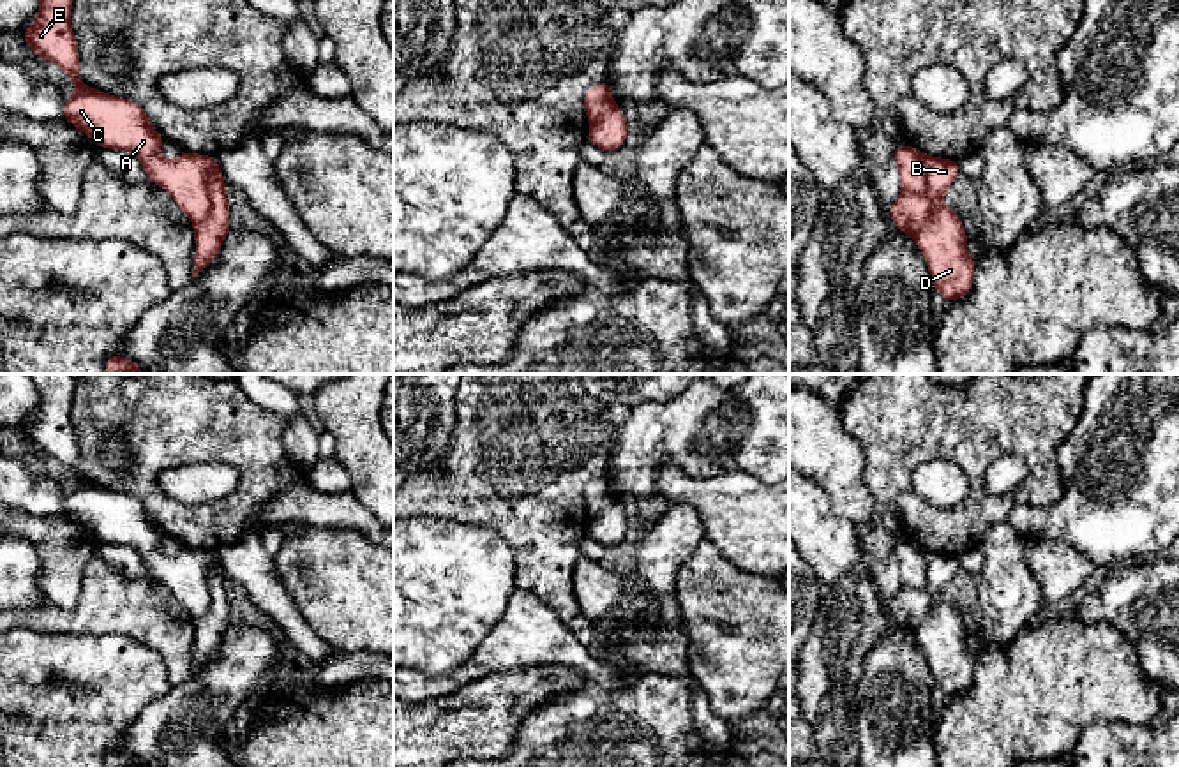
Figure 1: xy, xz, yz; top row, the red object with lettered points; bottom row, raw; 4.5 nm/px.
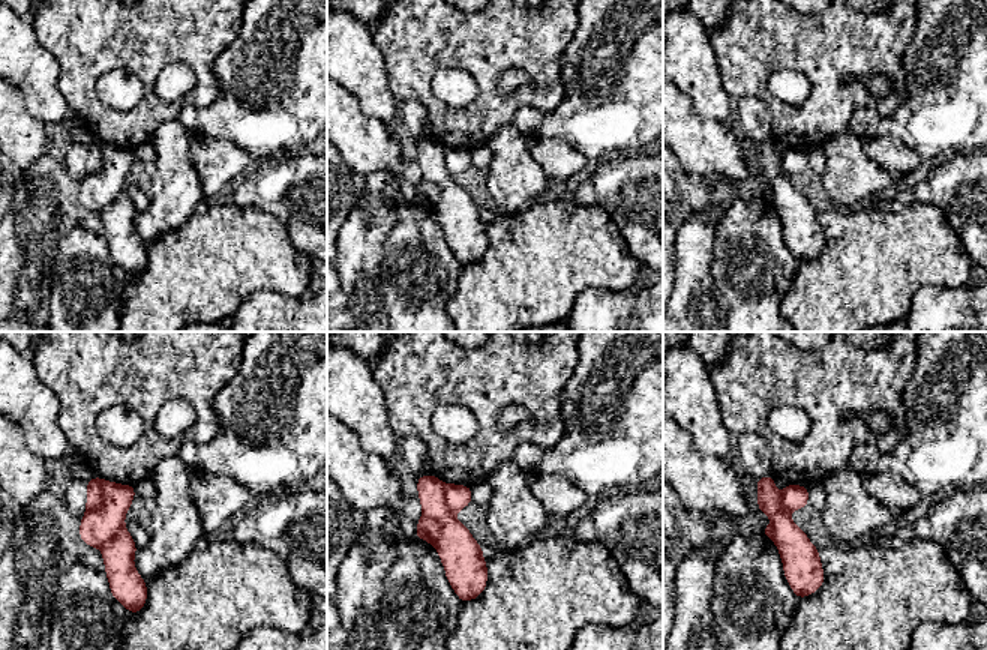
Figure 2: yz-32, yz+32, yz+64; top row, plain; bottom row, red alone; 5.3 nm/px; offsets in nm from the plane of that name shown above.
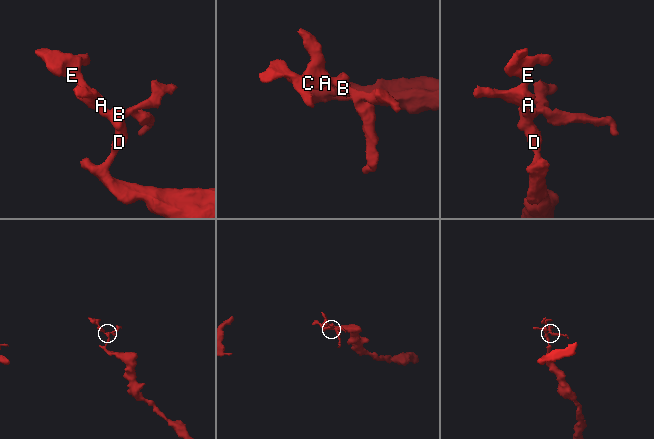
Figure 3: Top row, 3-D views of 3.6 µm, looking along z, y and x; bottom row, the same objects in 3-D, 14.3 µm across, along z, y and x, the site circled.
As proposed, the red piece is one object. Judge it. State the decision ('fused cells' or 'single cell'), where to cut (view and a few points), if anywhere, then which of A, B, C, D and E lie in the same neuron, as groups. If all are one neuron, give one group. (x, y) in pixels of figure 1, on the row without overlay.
fused cells | xy (217, 559), (210, 565), (210, 609), (195, 621) | A B C E / D

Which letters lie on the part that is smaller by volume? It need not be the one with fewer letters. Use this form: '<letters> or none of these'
A, B, C, E

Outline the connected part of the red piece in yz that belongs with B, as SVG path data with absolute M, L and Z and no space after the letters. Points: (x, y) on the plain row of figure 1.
M925 550L927 580L923 589L902 587L890 601L893 619L905 630L916 630L930 607L942 598L944 587L960 570L953 554Z

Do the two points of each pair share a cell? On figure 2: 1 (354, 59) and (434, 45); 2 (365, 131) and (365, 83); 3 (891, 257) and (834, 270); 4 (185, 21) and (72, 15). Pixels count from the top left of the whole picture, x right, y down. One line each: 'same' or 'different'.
1: different
2: different
3: same
4: same

